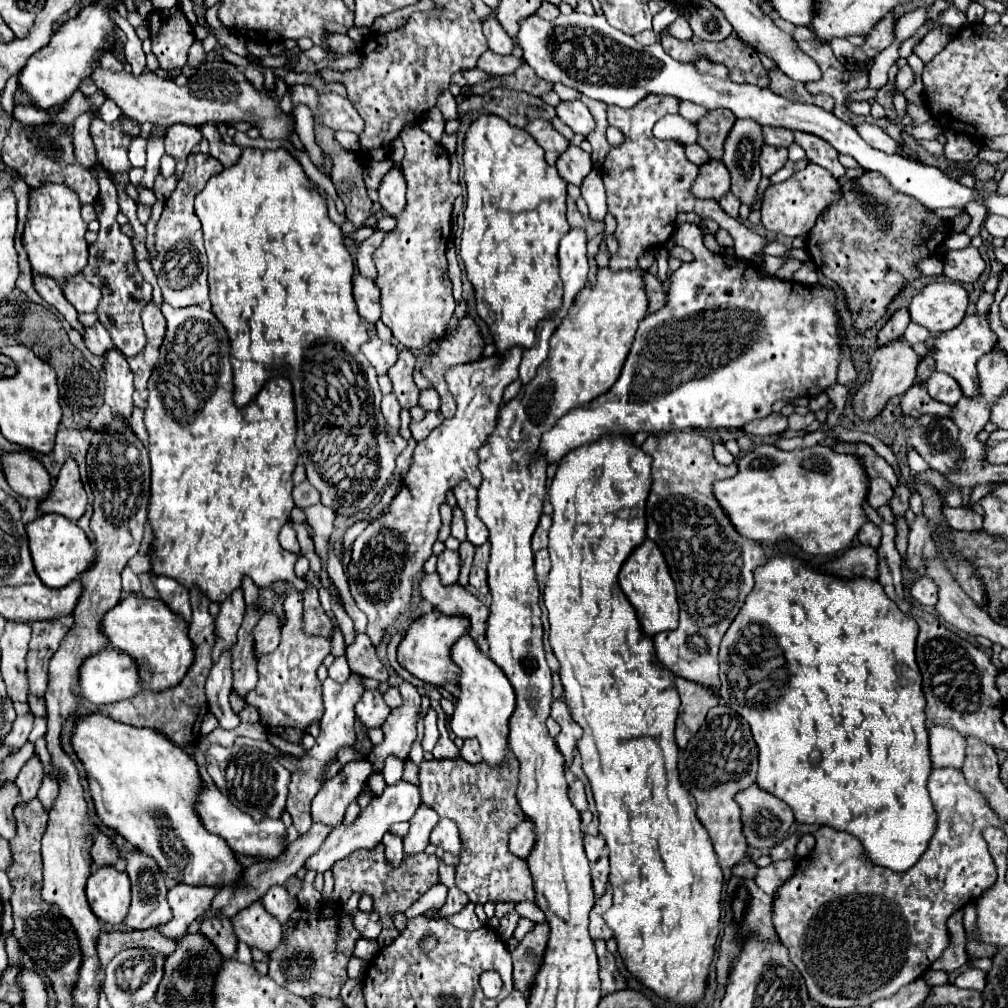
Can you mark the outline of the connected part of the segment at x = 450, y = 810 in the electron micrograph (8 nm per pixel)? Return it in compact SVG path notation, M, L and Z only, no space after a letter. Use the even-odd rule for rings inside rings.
M508 752L508 760L500 768L488 768L488 764L468 764L462 758L452 760L430 760L420 764L420 794L422 802L430 808L436 808L440 818L450 818L456 822L460 840L462 840L462 854L460 866L456 868L456 886L464 890L474 904L486 902L520 902L520 900L534 900L532 876L526 866L526 860L516 858L508 852L508 834L516 826L518 820L524 820L520 814L520 806L516 802L516 786L518 786L518 760L512 752Z

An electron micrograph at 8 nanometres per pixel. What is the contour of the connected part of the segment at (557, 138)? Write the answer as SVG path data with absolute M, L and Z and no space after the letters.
M532 120L524 126L524 130L544 148L548 164L554 164L556 158L568 148L568 140L562 134L558 134L546 120Z

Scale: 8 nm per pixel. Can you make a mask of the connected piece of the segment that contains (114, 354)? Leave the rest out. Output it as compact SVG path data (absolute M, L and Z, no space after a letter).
M116 348L104 354L104 380L106 380L106 394L104 400L112 408L114 414L122 418L132 416L132 370L124 358L124 354Z

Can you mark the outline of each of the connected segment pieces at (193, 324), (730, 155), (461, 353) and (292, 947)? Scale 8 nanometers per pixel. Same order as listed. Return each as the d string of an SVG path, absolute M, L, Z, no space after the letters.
M162 304L160 308L168 328L160 348L160 364L148 382L150 396L144 412L152 466L148 502L148 522L154 536L150 542L152 574L174 578L188 590L196 586L210 602L218 604L242 586L244 576L250 576L256 588L286 580L303 592L307 582L294 574L294 564L300 554L286 552L278 542L278 532L294 508L292 470L298 460L298 450L294 444L296 416L292 386L286 378L278 376L262 388L256 400L238 410L232 400L230 340L212 310L200 306L178 310L170 304Z
M736 120L728 140L724 142L722 162L732 176L732 194L738 196L748 206L756 198L756 188L760 182L758 156L764 146L762 126L756 120Z
M464 316L458 320L454 330L448 328L448 332L444 332L438 350L422 364L422 374L434 384L434 388L440 394L440 414L444 418L452 418L456 412L454 398L448 396L444 372L454 364L480 360L482 350L484 350L484 340L480 336L476 322L470 316Z
M332 902L332 908L336 910L330 918L324 918L320 910L312 912L308 908L298 908L292 912L286 922L286 934L280 948L268 954L268 976L296 996L308 998L322 994L328 998L338 998L342 984L348 980L346 964L352 958L354 944L362 938L362 934L352 924L352 916L340 910L340 904Z

